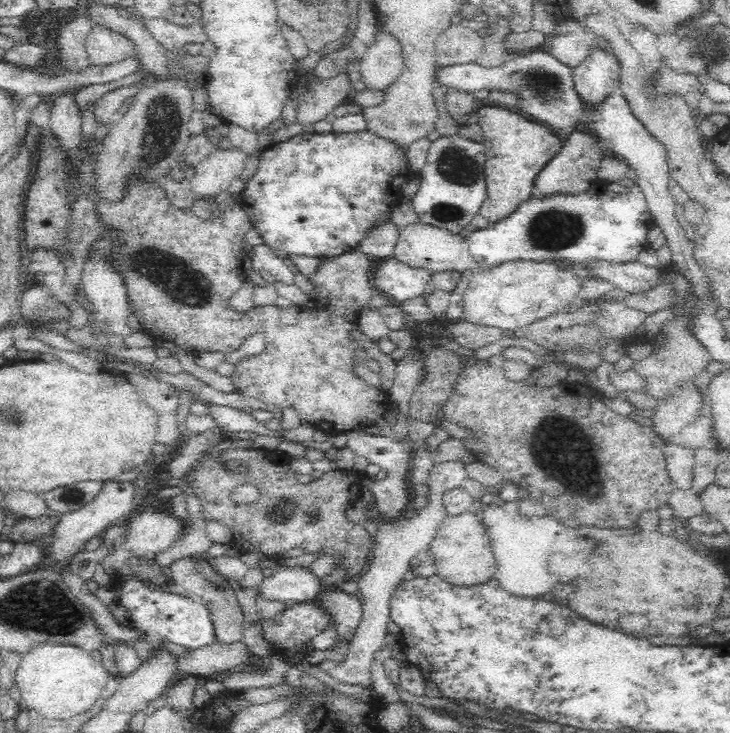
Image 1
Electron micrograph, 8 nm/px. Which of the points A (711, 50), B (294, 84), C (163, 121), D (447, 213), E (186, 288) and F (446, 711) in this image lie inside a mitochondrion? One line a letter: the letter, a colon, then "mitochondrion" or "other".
A: mitochondrion
B: other
C: mitochondrion
D: mitochondrion
E: mitochondrion
F: other

